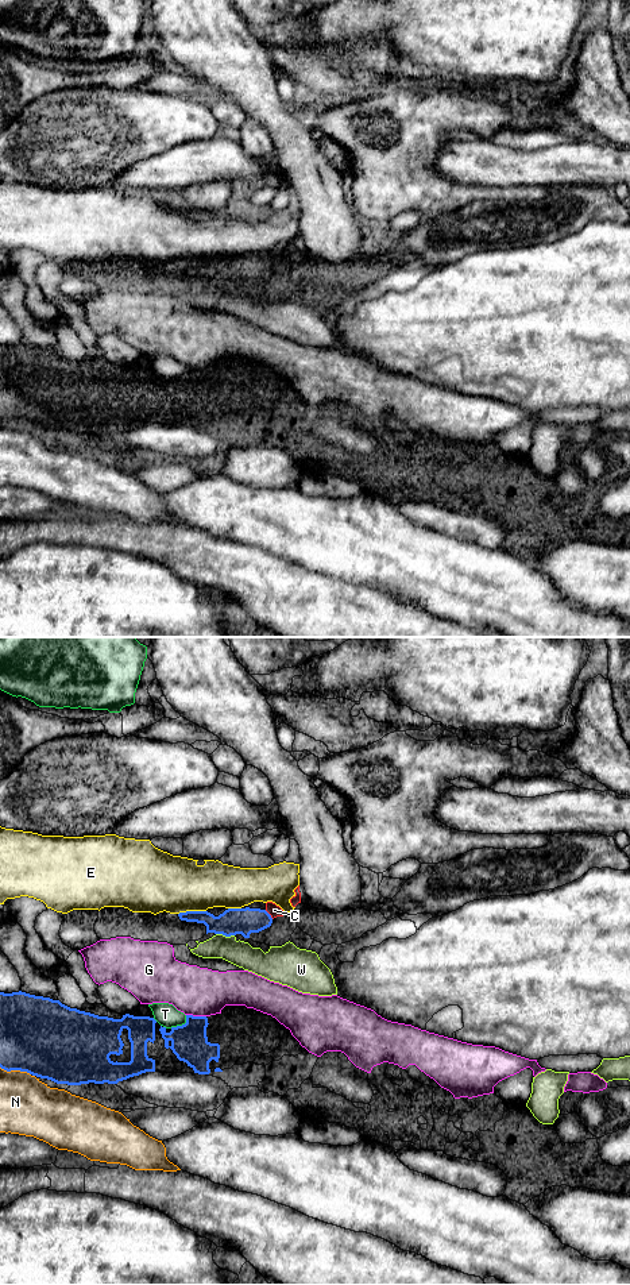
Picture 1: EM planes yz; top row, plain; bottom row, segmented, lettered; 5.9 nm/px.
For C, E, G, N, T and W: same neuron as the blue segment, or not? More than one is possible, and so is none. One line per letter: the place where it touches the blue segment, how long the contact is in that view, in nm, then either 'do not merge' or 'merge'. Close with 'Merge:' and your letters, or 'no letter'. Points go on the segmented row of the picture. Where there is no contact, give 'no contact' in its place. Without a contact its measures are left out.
C: yz (269, 914) | 80 nm | merge
E: yz (192, 911) | 170 nm | do not merge
G: yz (196, 1017) | 120 nm | do not merge
N: yz (15, 1069) | 190 nm | do not merge
T: yz (182, 1025) | 130 nm | do not merge
W: yz (225, 936) | 110 nm | do not merge
Merge: C

